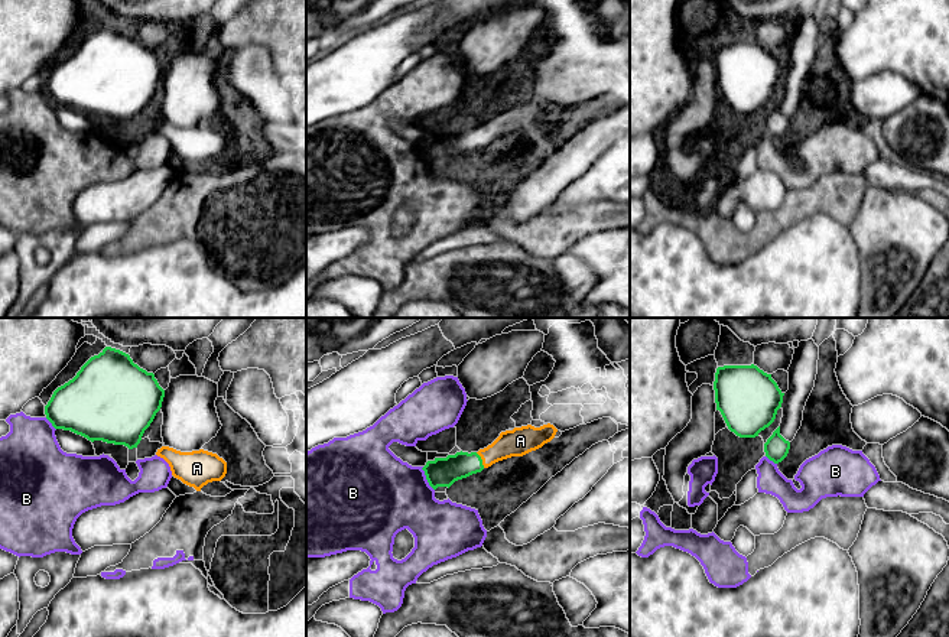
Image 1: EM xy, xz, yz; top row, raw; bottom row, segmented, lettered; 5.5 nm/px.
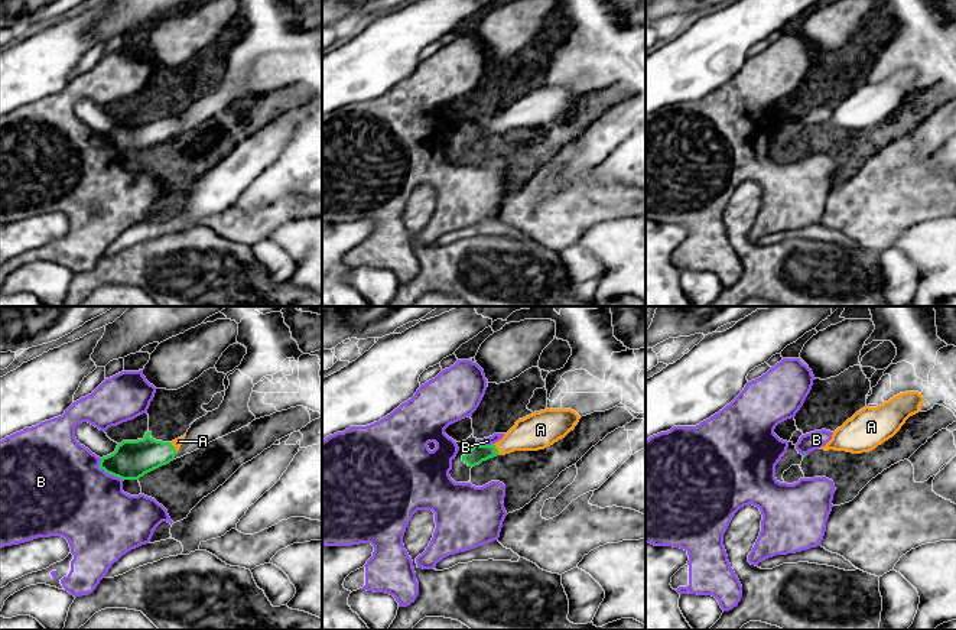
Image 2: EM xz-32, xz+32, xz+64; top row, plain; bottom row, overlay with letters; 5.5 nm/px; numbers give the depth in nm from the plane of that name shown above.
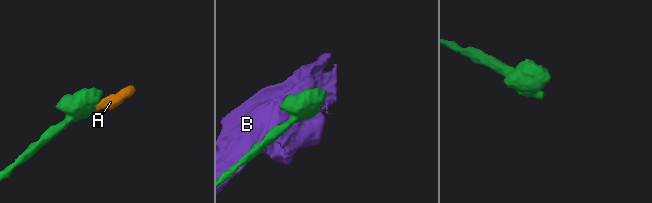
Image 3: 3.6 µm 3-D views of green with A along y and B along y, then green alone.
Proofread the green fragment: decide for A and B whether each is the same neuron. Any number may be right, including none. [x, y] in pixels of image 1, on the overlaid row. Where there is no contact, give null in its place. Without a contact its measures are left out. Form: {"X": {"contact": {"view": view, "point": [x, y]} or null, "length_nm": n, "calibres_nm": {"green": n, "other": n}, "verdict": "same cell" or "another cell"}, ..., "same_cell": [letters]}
{"A": {"contact": {"view": "xz", "point": [481, 460]}, "length_nm": 100, "calibres_nm": {"green": 160, "other": 160}, "verdict": "same cell"}, "B": {"contact": {"view": "xz", "point": [426, 478]}, "length_nm": 150, "calibres_nm": {"green": 160, "other": 420}, "verdict": "another cell"}, "same_cell": ["A"]}

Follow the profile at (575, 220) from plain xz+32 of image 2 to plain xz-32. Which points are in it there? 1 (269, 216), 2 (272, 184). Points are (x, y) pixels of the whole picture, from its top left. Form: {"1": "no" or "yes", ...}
{"1": "yes", "2": "no"}

